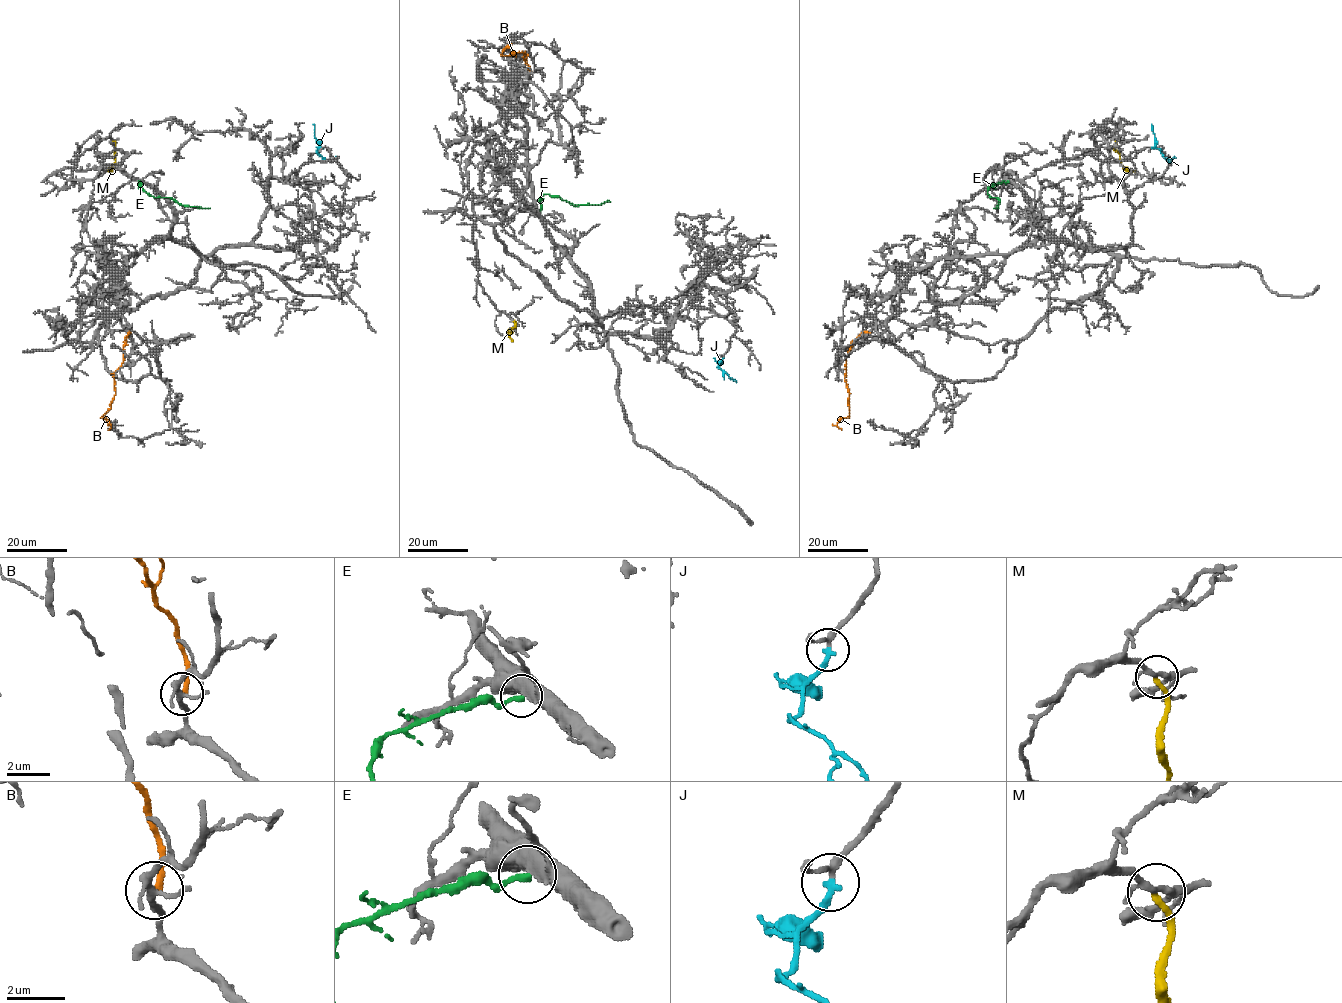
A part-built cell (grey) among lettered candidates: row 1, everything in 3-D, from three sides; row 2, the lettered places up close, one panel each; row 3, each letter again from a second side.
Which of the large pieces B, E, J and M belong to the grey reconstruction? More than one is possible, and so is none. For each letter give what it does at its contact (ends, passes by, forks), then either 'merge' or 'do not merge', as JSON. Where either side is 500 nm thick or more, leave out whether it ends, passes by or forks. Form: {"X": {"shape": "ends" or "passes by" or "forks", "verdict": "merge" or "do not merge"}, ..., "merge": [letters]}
{"B": {"shape": "ends", "verdict": "do not merge"}, "E": {"verdict": "do not merge"}, "J": {"shape": "ends", "verdict": "merge"}, "M": {"shape": "ends", "verdict": "do not merge"}, "merge": ["J"]}

